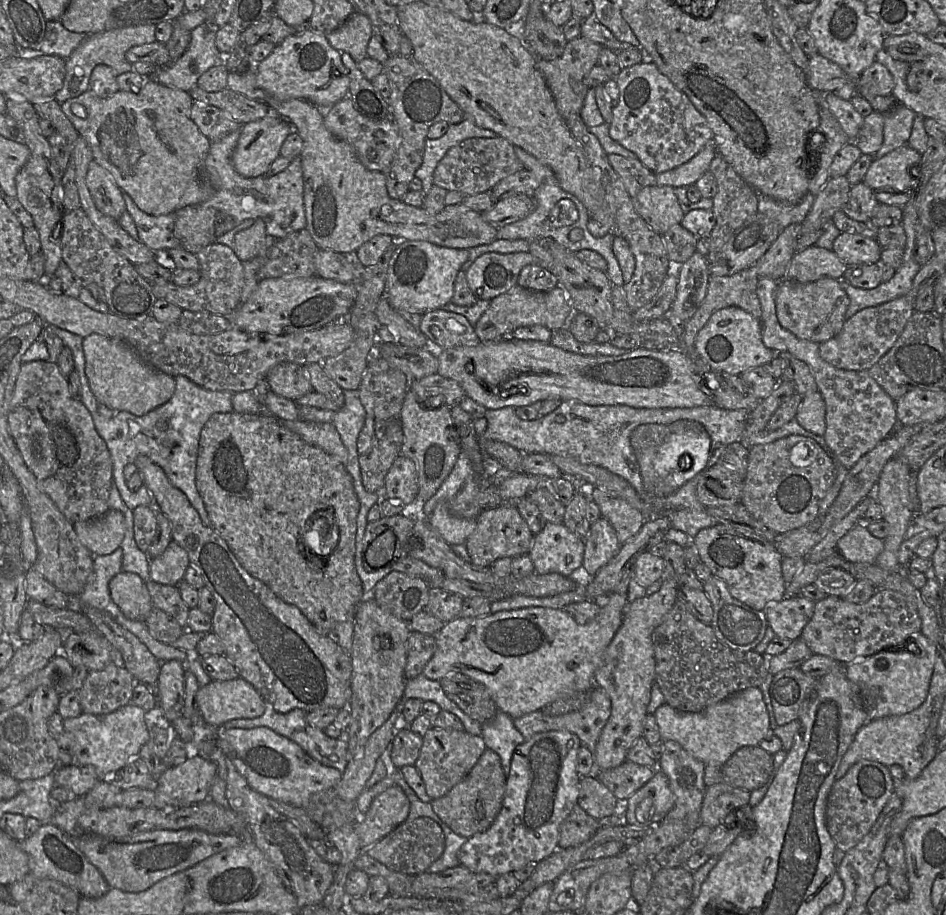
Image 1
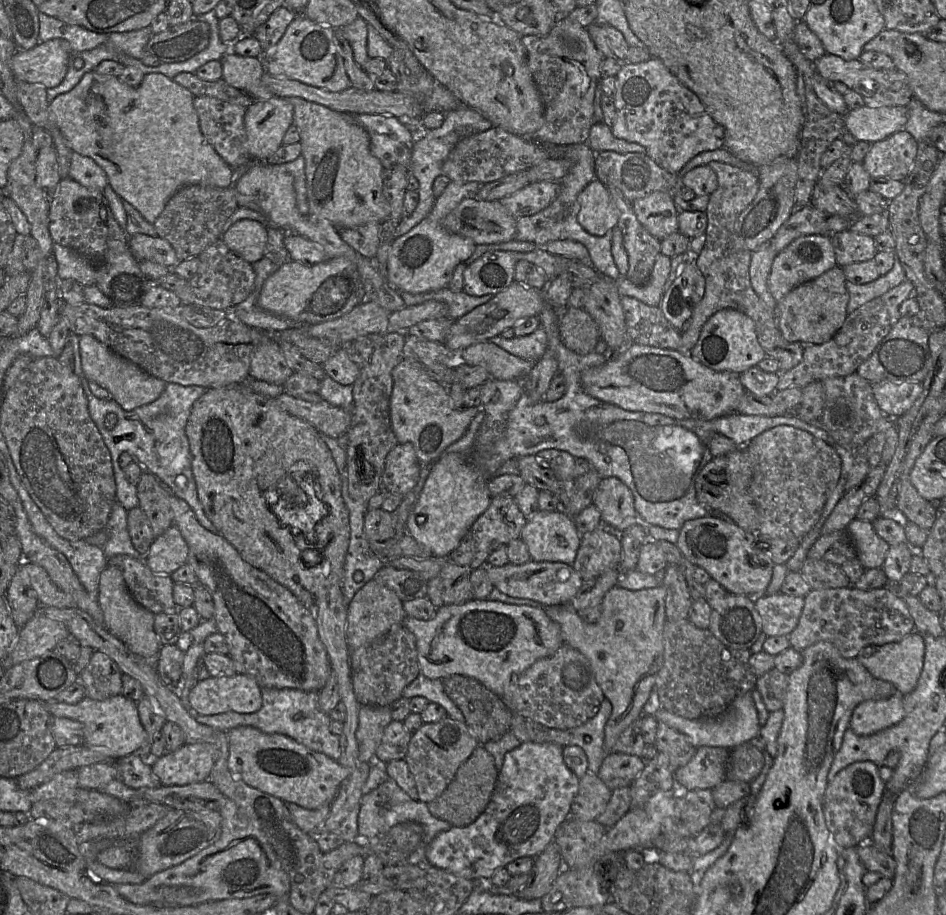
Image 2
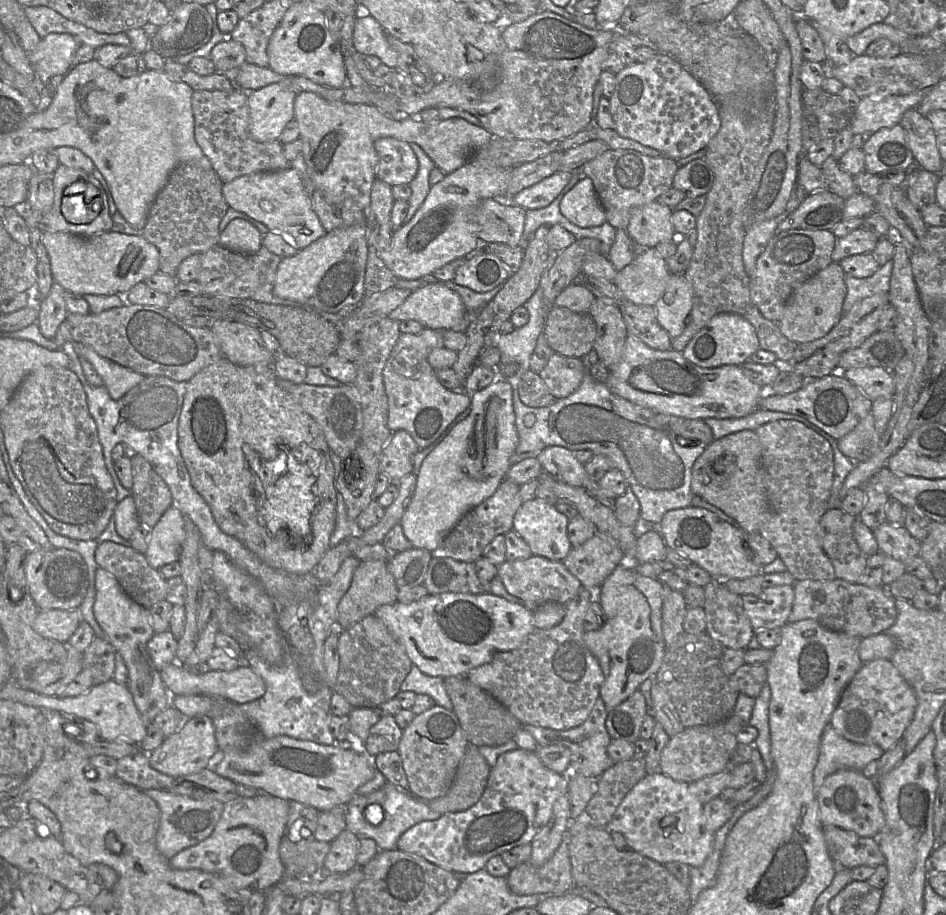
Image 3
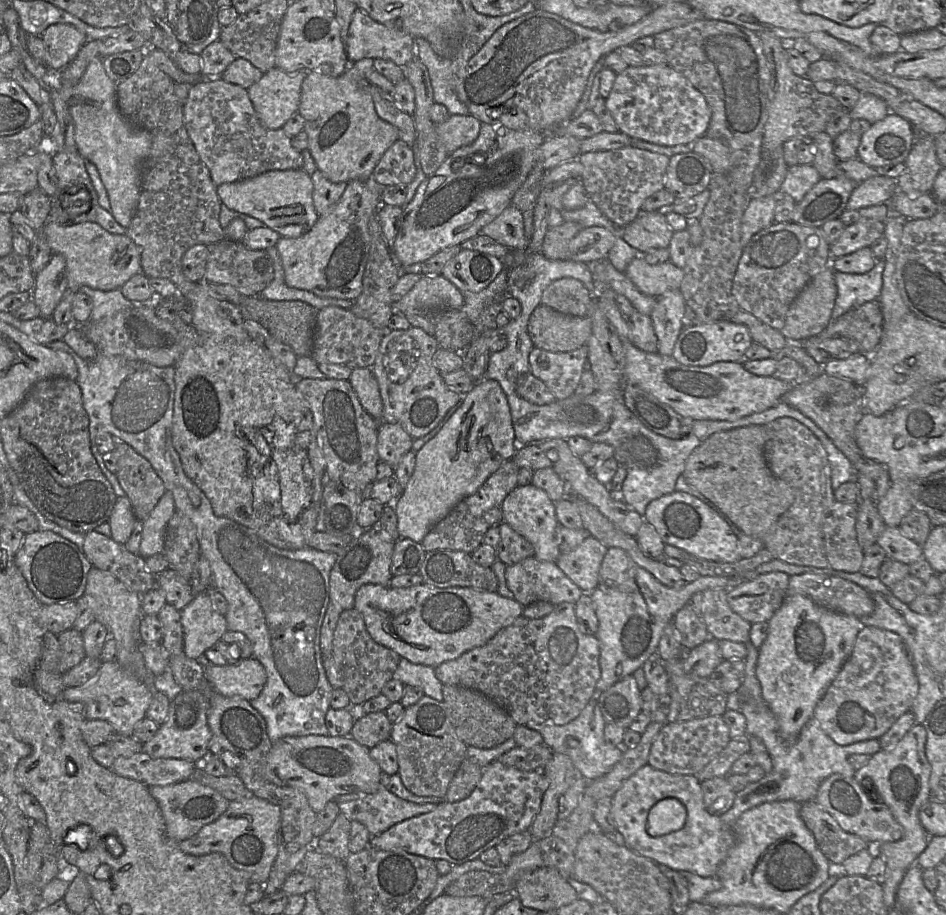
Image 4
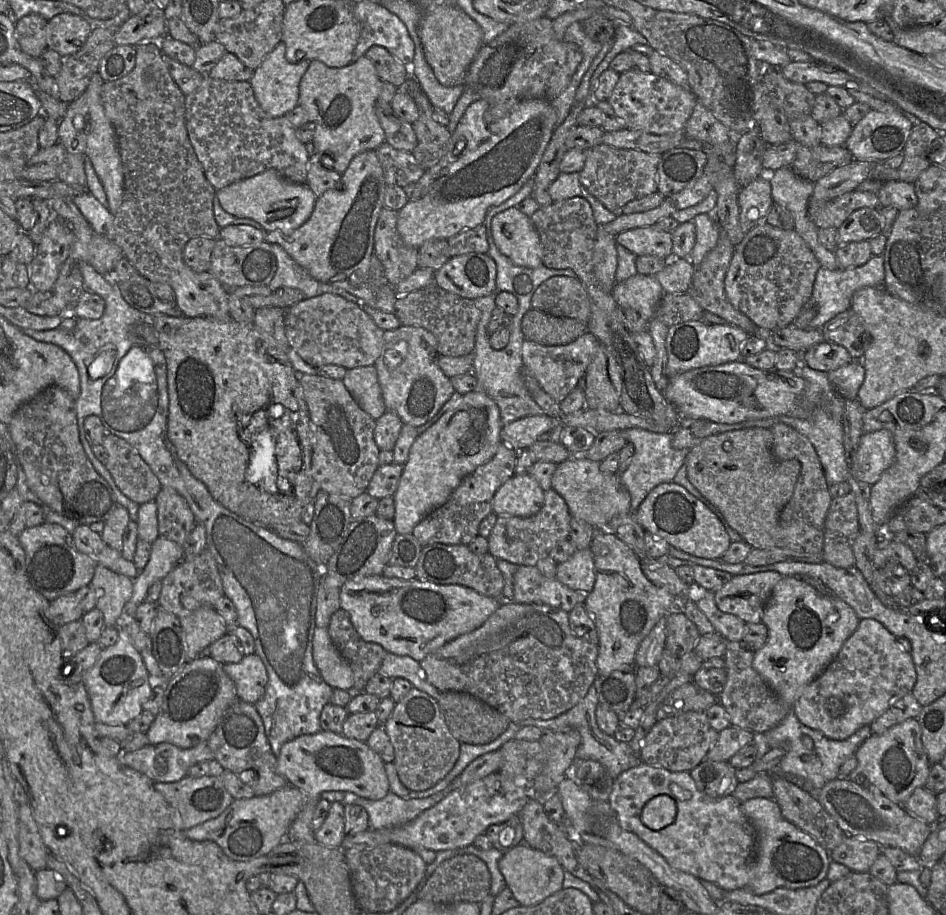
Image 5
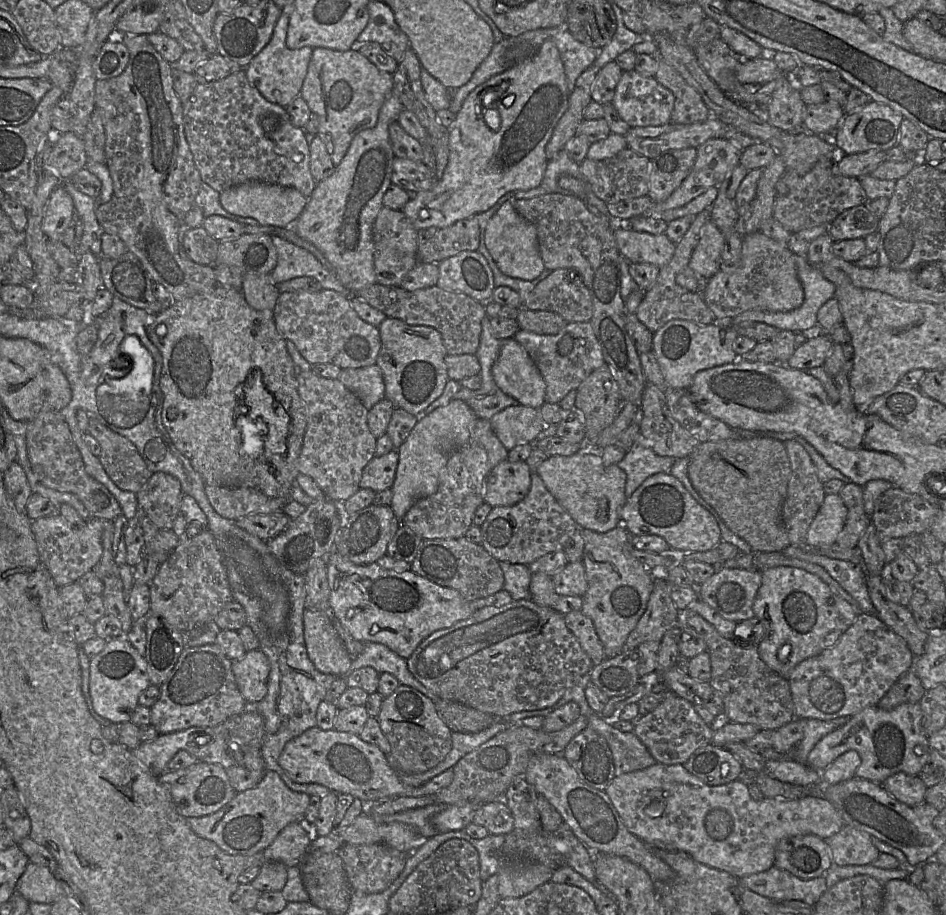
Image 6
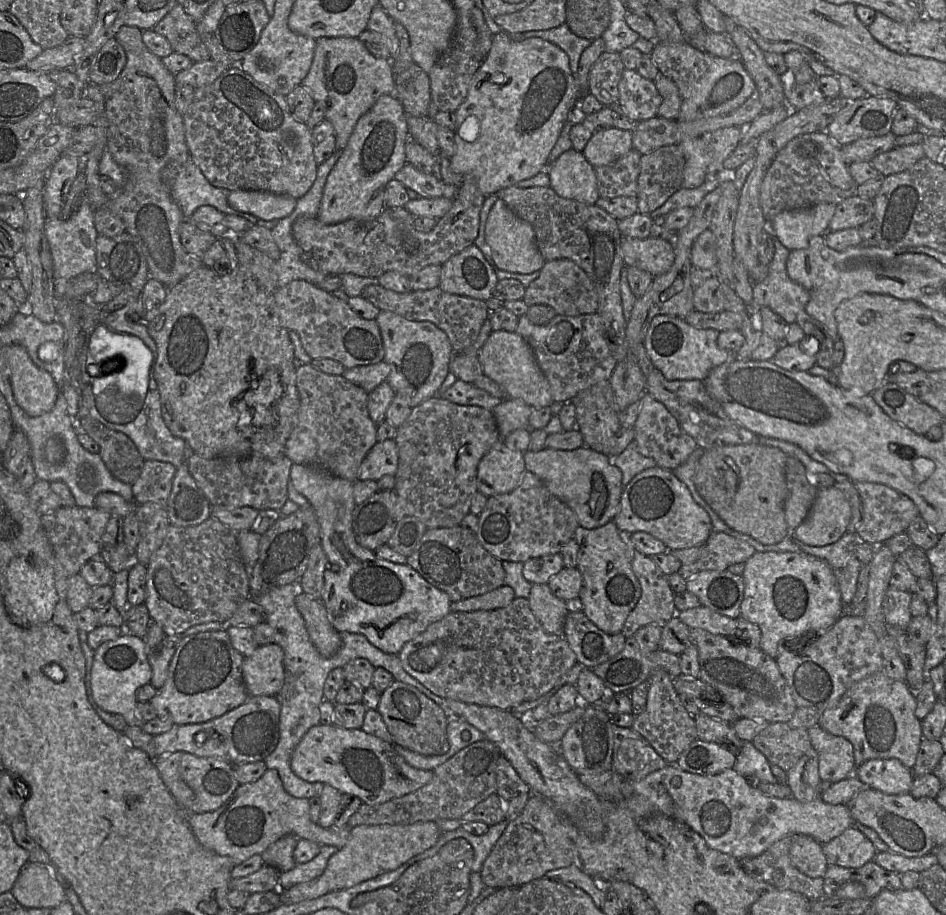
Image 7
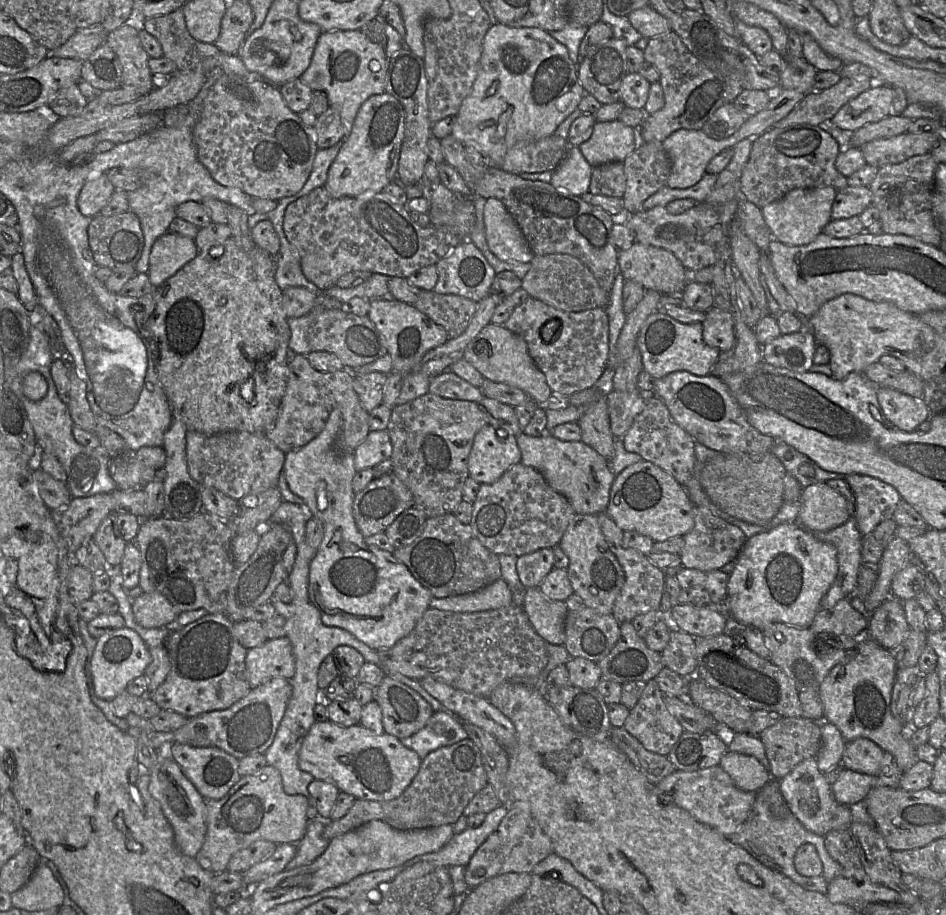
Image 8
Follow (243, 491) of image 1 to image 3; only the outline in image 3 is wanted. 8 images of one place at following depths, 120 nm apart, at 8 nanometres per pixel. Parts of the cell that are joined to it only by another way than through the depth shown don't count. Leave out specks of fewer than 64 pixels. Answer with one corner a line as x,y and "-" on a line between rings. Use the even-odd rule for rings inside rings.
226,357
205,367
187,381
186,392
178,421
178,447
189,472
194,489
209,505
215,522
226,534
242,542
268,566
292,574
313,572
319,561
331,547
330,537
336,524
335,472
329,446
318,423
280,386
273,366
239,366

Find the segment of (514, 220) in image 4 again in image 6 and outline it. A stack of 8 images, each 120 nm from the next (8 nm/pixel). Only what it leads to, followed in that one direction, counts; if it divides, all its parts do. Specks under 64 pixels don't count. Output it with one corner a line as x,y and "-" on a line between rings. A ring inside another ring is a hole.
510,200
506,201
488,221
485,244
500,271
508,276
532,280
545,268
539,253
536,227
517,213

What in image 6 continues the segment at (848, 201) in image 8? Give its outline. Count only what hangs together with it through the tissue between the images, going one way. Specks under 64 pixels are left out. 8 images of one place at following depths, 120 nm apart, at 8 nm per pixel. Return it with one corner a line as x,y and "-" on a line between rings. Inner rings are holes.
866,204
859,205
841,213
828,228
834,242
851,239
864,239
878,231
880,218

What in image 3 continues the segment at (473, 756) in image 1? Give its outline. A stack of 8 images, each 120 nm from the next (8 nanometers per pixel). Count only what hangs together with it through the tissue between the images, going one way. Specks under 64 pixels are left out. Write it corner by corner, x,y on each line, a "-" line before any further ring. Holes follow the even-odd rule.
435,704
425,712
415,715
409,726
403,729
397,750
410,794
427,803
444,796
454,781
459,763
469,745
453,711

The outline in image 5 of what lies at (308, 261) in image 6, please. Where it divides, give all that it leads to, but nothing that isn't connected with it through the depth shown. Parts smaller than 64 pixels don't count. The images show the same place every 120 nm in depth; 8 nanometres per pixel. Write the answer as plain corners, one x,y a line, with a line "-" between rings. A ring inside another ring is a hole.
273,243
271,248
277,259
277,271
268,284
269,289
276,290
281,287
296,288
302,291
305,299
324,293
332,293
359,305
363,303
361,299
344,289
333,287
330,283
323,283
314,279
279,244

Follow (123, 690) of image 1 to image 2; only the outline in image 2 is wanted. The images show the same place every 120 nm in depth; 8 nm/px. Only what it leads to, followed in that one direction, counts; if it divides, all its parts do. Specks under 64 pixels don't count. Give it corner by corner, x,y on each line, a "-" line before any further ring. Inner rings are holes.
93,651
90,661
79,675
85,697
102,701
122,694
122,672
106,654

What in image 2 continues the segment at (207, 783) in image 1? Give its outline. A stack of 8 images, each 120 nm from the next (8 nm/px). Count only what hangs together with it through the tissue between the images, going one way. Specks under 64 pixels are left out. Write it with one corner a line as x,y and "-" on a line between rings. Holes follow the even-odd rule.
205,742
185,743
179,749
151,760
151,769
160,785
184,786
210,778
216,749

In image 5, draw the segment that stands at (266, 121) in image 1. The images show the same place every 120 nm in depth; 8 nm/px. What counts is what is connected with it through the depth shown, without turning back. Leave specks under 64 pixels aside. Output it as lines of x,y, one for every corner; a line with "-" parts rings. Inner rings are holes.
283,41
265,57
260,66
254,70
250,84
261,108
271,117
285,116
299,105
300,82
311,61
303,59
290,63
286,59
286,46

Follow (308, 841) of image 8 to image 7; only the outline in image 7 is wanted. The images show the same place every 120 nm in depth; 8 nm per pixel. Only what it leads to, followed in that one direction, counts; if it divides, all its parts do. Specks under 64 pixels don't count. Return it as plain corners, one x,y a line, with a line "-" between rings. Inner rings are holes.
329,845
320,846
318,855
312,860
306,863
296,864
289,871
280,872
278,890
284,891
298,883
311,881
324,872
329,858
338,849

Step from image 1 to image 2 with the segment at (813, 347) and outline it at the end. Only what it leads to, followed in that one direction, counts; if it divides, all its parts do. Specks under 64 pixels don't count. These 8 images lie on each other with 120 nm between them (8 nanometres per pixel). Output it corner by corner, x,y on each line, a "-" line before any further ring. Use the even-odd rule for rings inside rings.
770,243
764,244
753,251
749,267
749,277
753,289
776,319
778,302
768,288
768,278
775,256
776,252
771,248
-
857,372
842,377
826,378
822,380
822,383
826,400
844,397
852,408
850,426
842,430
827,431
840,446
855,451
866,443
877,431
885,432
888,428
895,425
895,419
890,419
880,409
873,392
873,384

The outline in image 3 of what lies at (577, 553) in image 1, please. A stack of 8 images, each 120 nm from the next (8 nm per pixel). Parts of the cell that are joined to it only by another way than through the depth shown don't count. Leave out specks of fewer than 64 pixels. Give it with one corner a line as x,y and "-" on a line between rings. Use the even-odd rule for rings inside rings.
535,497
523,502
517,510
513,520
513,530
525,540
533,555
543,556
552,561
563,561
572,549
567,534
568,523
568,518
554,505

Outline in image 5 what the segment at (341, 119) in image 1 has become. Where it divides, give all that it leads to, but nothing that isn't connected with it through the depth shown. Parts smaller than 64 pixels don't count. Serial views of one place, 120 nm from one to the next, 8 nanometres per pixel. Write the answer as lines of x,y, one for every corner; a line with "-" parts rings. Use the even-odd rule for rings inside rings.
384,142
376,150
387,185
405,187
419,181
426,170
416,161
412,152
398,150

